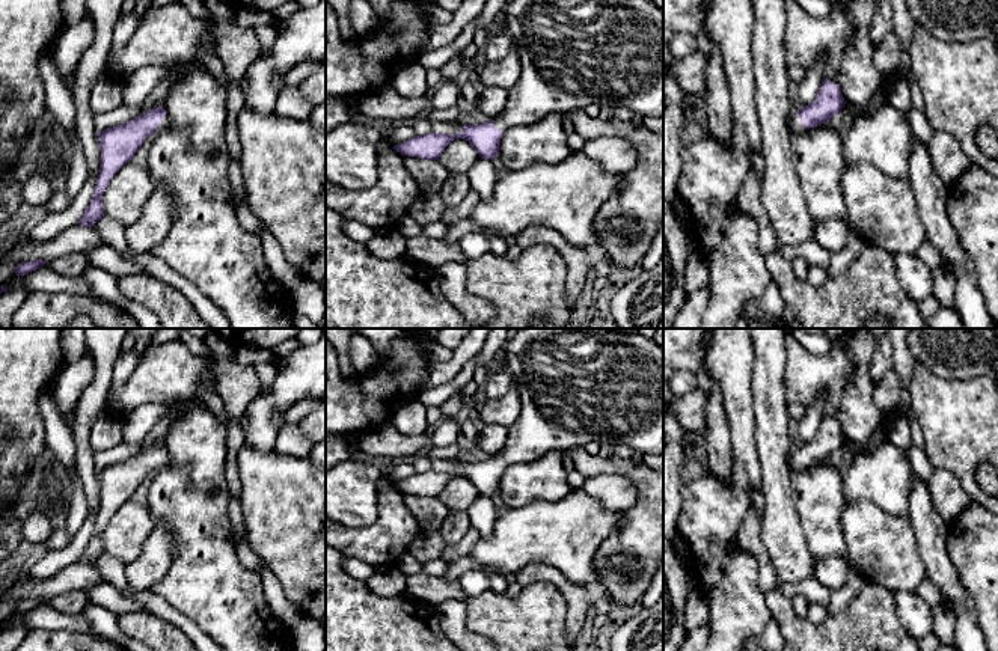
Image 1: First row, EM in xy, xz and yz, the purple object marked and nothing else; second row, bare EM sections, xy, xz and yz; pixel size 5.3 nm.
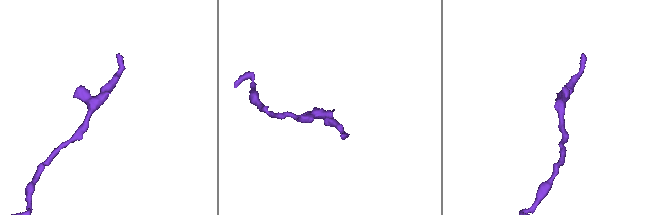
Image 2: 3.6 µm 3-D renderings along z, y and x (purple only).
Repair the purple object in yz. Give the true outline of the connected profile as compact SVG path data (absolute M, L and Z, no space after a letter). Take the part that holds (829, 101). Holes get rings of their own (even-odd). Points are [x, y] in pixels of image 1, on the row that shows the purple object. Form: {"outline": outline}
{"outline": "M823 80L816 99L808 105L802 105L796 113L791 113L788 119L790 133L799 134L805 130L829 122L844 104L846 101L840 87L834 81Z"}

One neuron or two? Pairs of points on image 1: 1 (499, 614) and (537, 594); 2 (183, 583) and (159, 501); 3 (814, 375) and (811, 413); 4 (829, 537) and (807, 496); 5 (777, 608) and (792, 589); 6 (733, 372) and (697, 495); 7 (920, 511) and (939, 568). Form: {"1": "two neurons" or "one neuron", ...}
{"1": "one neuron", "2": "one neuron", "3": "two neurons", "4": "one neuron", "5": "two neurons", "6": "one neuron", "7": "one neuron"}

